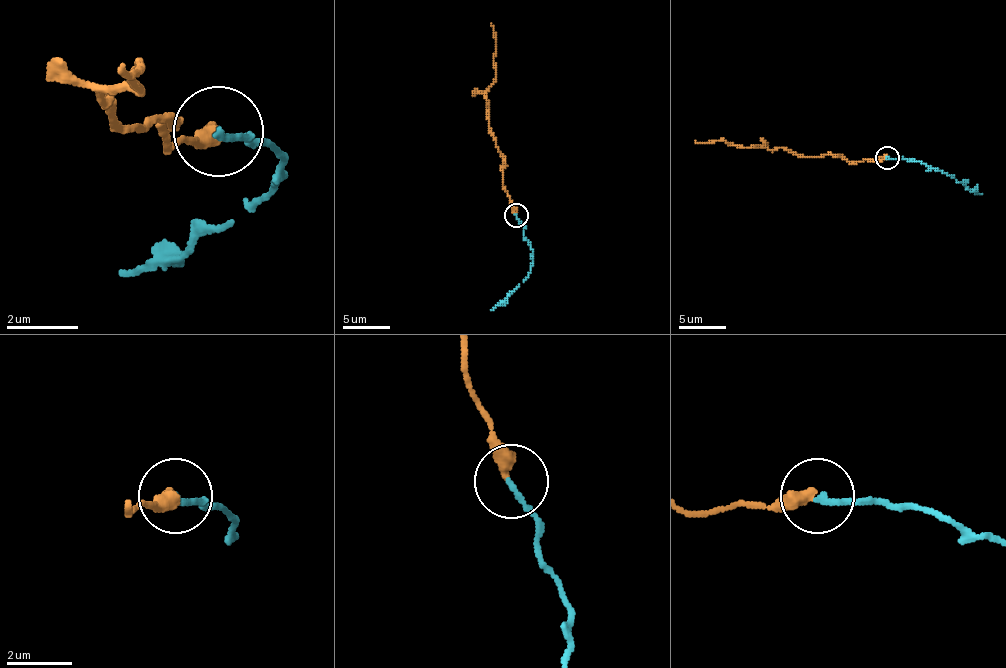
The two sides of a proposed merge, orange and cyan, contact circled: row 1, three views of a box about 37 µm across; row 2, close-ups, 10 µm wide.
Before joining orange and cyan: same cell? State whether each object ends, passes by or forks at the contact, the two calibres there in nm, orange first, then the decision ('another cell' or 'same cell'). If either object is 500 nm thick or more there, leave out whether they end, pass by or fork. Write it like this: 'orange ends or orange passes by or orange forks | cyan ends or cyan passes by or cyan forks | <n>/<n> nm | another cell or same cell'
orange ends | cyan ends | 400/180 nm | same cell

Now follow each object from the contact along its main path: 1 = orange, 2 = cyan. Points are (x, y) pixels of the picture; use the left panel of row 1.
1: (212, 128), (167, 146), (167, 119), (113, 119), (104, 92), (140, 92), (140, 65), (122, 65)
2: (221, 128), (284, 155), (284, 173), (248, 209), (122, 272)

